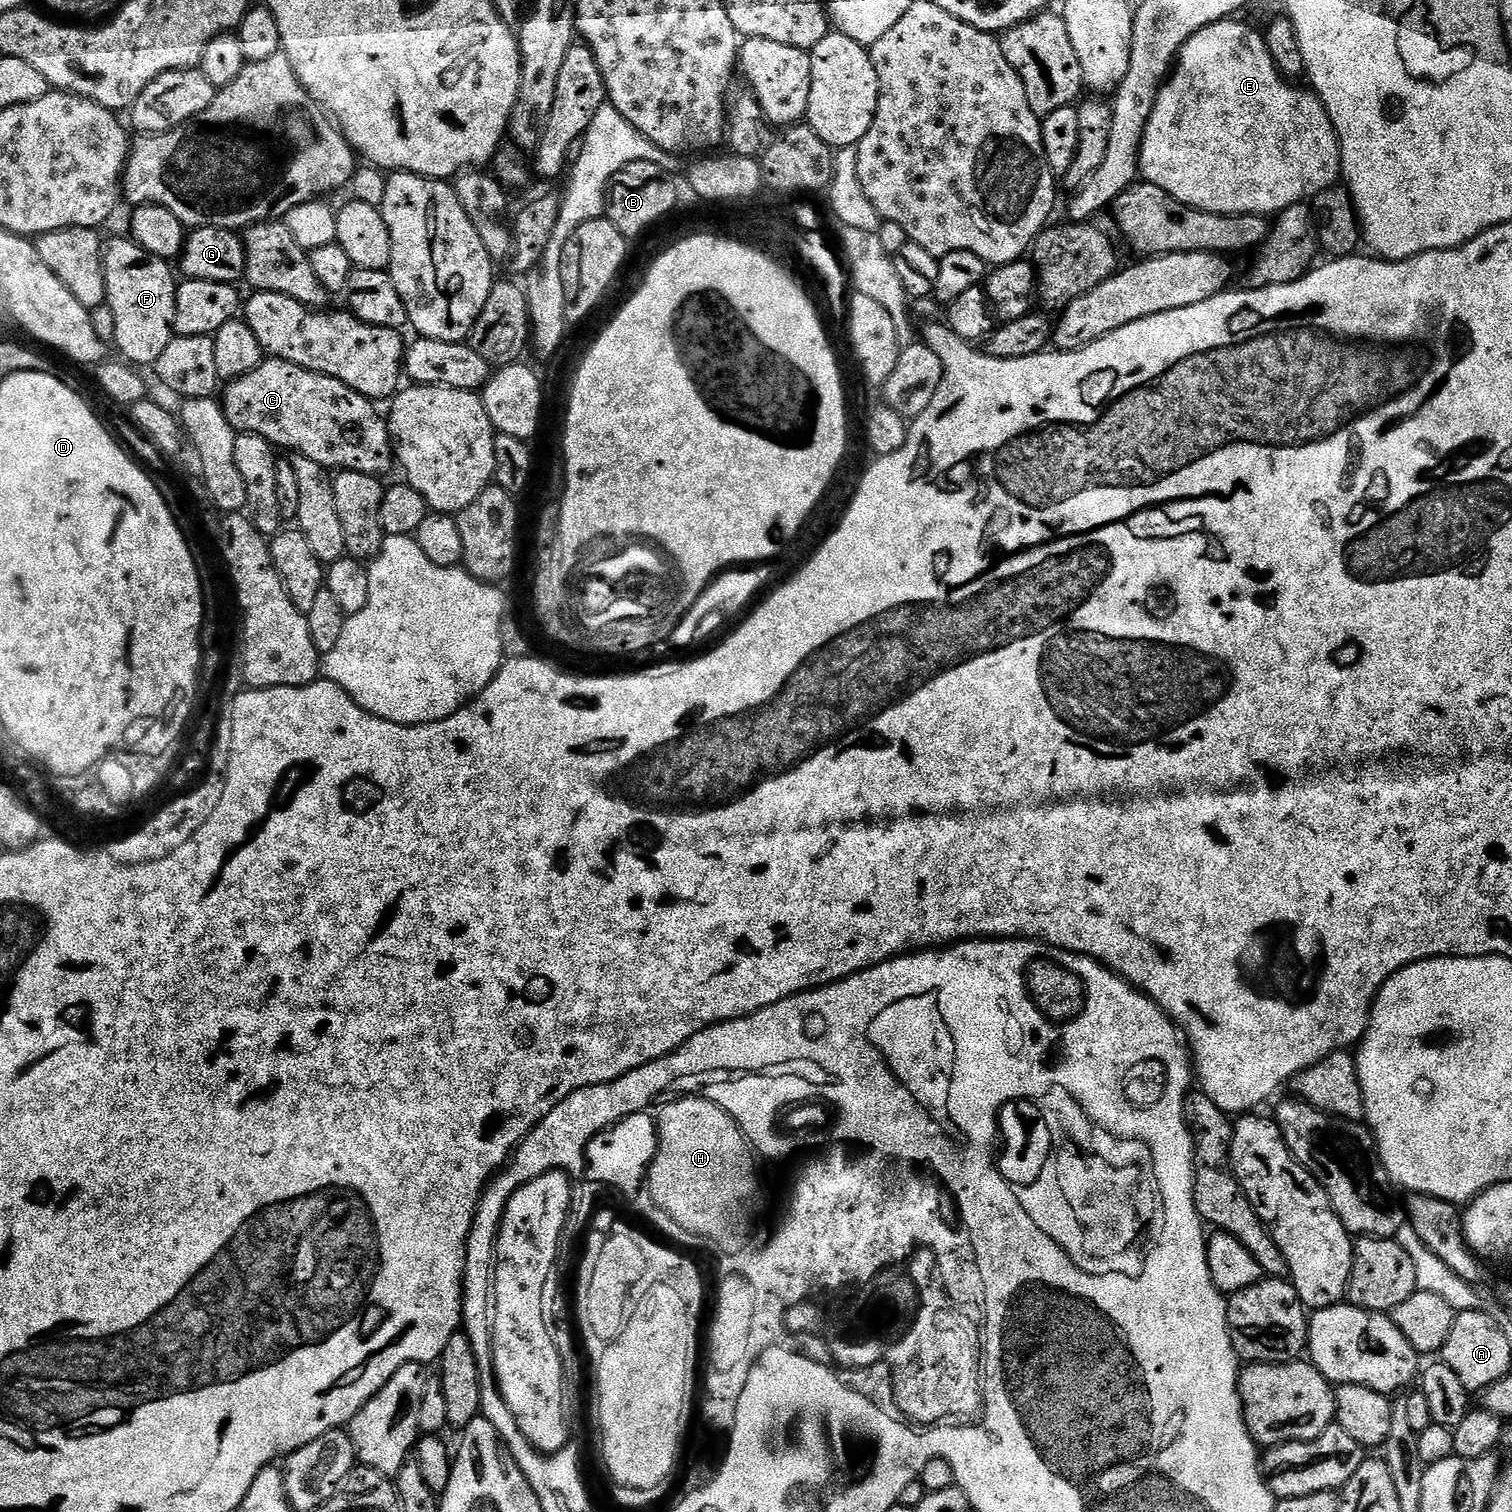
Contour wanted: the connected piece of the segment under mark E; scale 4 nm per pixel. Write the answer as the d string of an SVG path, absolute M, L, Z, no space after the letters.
M1229 18L1222 22L1214 22L1198 34L1194 34L1180 47L1180 54L1174 61L1174 67L1161 87L1156 105L1153 108L1152 118L1148 123L1144 146L1142 149L1142 163L1140 176L1147 183L1166 190L1188 208L1197 208L1199 212L1213 212L1219 216L1263 216L1275 217L1286 211L1290 206L1311 201L1322 192L1327 192L1341 179L1342 165L1340 162L1340 139L1330 122L1330 114L1326 114L1326 106L1316 96L1316 93L1307 87L1295 88L1295 83L1289 82L1271 57L1265 37L1248 24L1243 24L1240 18Z

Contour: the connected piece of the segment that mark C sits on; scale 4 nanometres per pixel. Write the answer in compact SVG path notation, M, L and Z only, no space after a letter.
M265 358L252 372L227 381L223 392L224 413L226 418L230 418L230 426L234 426L237 433L249 432L266 438L273 448L289 448L292 454L304 456L310 462L318 462L318 466L325 470L336 468L335 470L361 472L380 478L383 477L383 472L391 470L392 464L394 468L394 448L390 443L389 421L380 417L380 412L376 409L379 407L373 401L350 390L342 382L338 382L338 378L311 372L294 362Z

